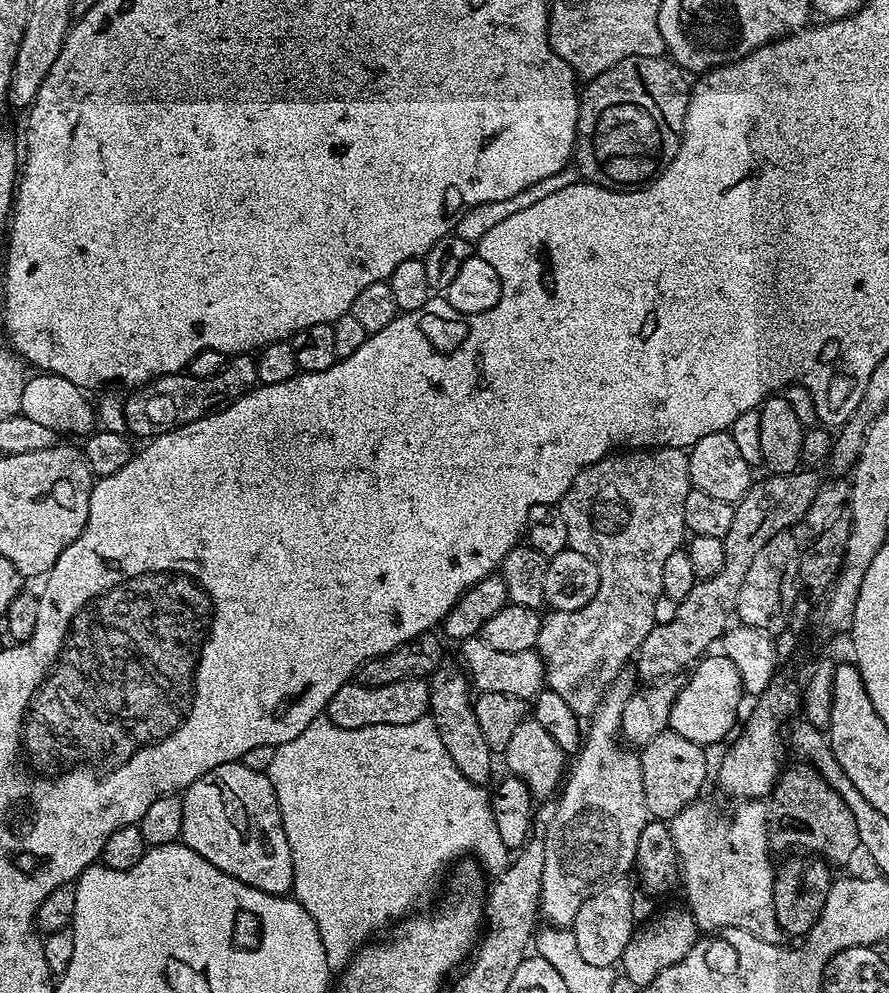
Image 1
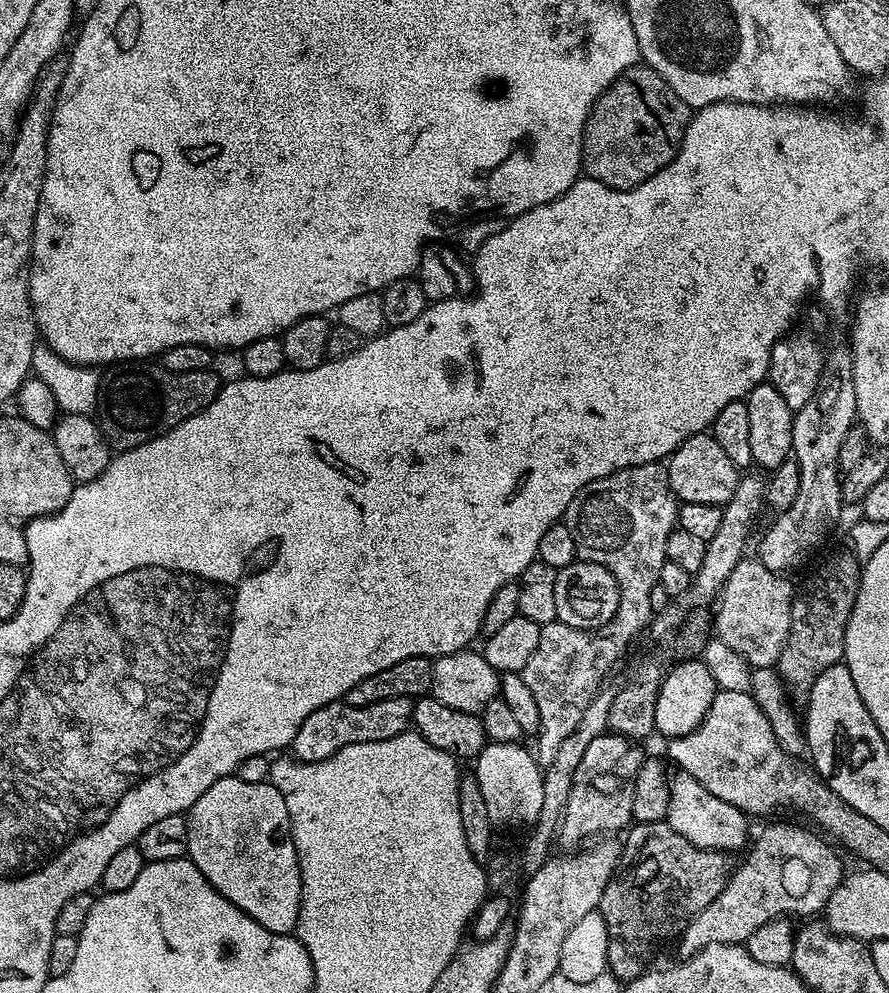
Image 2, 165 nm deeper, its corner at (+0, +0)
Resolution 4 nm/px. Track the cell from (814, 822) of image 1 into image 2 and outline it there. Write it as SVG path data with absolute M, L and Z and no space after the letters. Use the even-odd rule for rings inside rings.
M772 824L764 828L760 833L755 833L750 847L747 849L748 857L740 864L740 869L733 871L728 878L728 885L684 928L678 937L680 943L680 956L687 958L700 952L703 948L715 944L738 944L743 945L762 926L771 920L781 918L812 918L815 912L823 913L830 902L830 894L840 885L840 881L846 875L846 867L836 857L836 852L827 844L829 841L823 835L815 836L796 824Z

